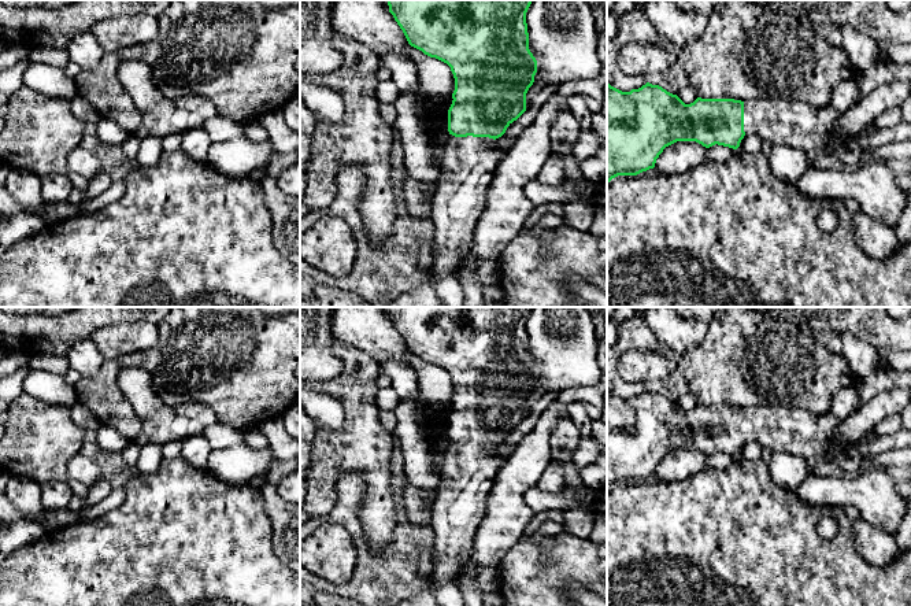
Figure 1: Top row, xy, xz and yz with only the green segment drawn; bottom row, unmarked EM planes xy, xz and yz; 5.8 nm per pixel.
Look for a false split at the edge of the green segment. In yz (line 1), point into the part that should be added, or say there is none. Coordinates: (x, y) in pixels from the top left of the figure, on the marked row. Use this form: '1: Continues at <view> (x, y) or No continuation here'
1: No continuation here

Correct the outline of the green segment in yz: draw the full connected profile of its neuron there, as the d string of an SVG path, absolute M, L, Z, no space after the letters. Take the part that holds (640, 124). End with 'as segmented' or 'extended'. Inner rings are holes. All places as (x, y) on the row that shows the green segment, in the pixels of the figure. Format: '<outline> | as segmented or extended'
M647 82L622 92L607 84L607 184L618 175L637 175L655 167L663 149L677 141L696 141L737 149L744 138L744 101L701 99L685 104L659 85Z | as segmented

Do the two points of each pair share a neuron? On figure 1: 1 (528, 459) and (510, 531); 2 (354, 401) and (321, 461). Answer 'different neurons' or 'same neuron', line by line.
1: same neuron
2: same neuron

